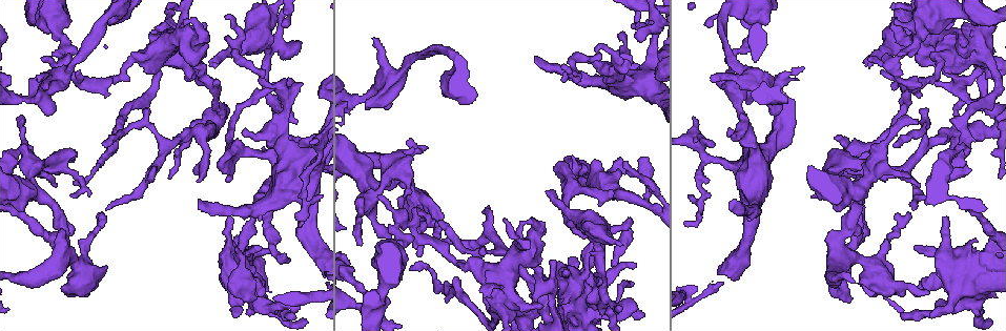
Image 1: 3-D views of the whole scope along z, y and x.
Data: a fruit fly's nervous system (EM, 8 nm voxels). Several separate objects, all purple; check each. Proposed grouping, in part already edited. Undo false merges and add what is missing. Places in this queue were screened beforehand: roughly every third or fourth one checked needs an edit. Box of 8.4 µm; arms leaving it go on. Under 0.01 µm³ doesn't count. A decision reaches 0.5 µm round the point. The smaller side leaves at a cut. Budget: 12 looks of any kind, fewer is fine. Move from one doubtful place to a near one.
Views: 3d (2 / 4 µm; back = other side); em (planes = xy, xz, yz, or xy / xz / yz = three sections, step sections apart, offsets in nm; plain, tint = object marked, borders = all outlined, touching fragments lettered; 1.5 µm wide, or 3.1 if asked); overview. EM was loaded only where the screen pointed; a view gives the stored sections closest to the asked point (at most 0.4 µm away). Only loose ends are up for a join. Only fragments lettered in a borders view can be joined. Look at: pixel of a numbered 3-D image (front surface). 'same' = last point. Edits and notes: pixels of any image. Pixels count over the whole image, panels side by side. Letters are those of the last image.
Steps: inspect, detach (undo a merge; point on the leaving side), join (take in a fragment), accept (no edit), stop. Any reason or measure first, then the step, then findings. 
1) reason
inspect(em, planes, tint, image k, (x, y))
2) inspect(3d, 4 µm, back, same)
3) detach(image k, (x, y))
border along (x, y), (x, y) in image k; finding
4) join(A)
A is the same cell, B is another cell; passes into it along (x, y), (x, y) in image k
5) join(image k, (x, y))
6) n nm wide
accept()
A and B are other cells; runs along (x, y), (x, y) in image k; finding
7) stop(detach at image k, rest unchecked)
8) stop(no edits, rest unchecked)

branch stops here
inspect(3d, 4 µm, image 1, (563, 65))

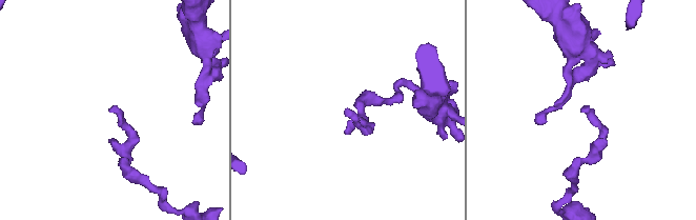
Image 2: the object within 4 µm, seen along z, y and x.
shape alone is not enough
inspect(em, planes, borders, image 2, (349, 109))

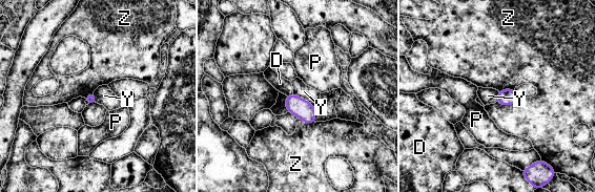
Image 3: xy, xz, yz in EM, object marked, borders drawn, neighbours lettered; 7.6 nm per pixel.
accept()
D, P, Y and Z are other cells; border along (293, 92), (306, 99), (313, 106) in image 3; no lettered fragment goes on from it

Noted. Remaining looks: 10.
an open end
inspect(3d, 4 µm, image 1, (548, 193))

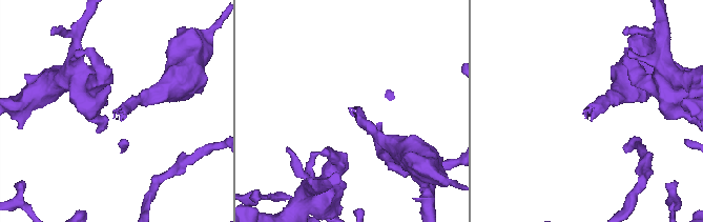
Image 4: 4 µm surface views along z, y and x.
inspect(em, planes, plain, image 4, (350, 109))

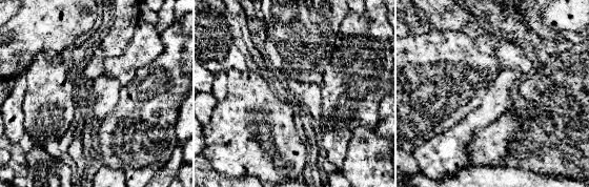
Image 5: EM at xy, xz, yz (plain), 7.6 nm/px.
see the neighbours
inspect(em, planes, borders, same)

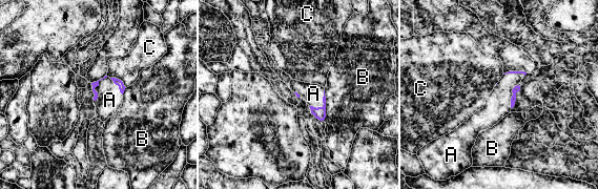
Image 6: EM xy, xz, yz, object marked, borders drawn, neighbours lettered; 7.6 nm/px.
join(A)
A is the same cell, B and C are other cells; passes into it along (95, 84), (96, 86), (109, 100) in image 6; the cell continues

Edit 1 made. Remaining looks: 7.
thick turns thin
inspect(3d, 2 µm, image 1, (722, 85))

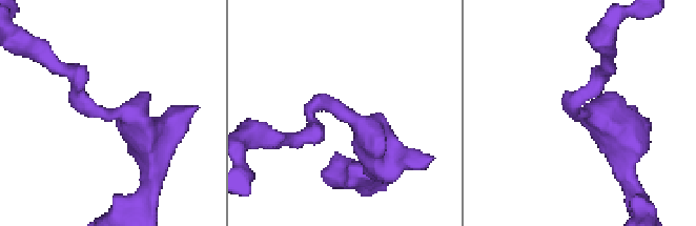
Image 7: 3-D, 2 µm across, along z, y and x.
shape alone is not enough
inspect(em, xz, step 4, plain, image 7, (102, 111))

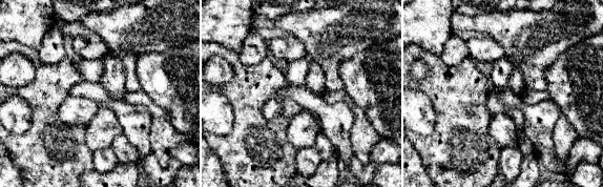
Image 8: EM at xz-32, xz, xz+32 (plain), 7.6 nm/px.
what lies round it
inspect(em, xz, step 4, borders, same)

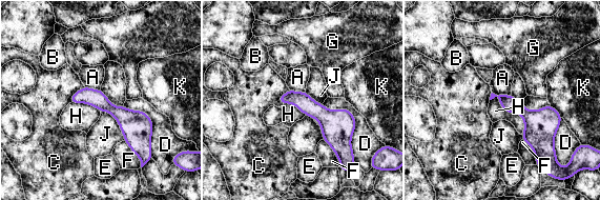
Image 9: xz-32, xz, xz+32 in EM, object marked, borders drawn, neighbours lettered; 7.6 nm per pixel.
accept()
A, B, C, D, E, F, G, H, J and K are other cells; border along (101, 111), (117, 121), (124, 140) in image 9; continuous, no second cell

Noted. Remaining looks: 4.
an open end
inspect(3d, 2 µm, image 1, (200, 201))

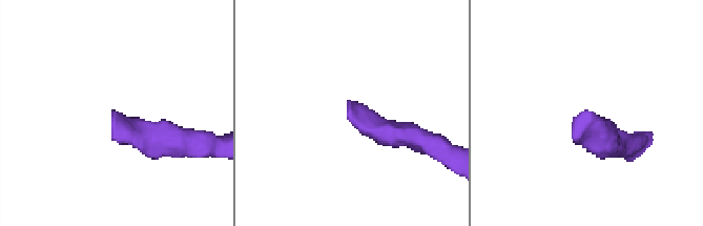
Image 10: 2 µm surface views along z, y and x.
now the EM
inspect(em, planes, borders, image 10, (579, 113))

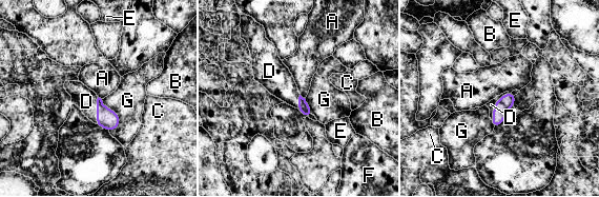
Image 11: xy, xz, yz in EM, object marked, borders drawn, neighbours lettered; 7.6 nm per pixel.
join(D)
D is the same cell, A, B, C, E, F and G are other cells; it goes on there

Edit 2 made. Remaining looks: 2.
free end
inspect(em, planes, borders, image 1, (236, 249))

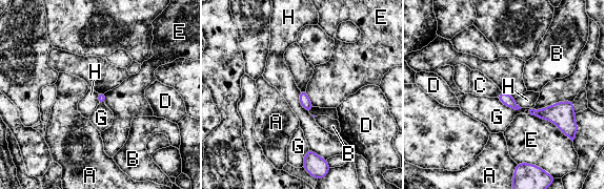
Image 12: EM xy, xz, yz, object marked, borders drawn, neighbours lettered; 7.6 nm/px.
join(C)
C is the same cell, A, B, D, E, G and H are other cells; passes into it along (507, 100), (499, 95), (480, 85) in image 12; the cell continues

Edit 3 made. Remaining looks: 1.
stop(join at image 6, join at image 11, join at image 12, rest unchecked)

